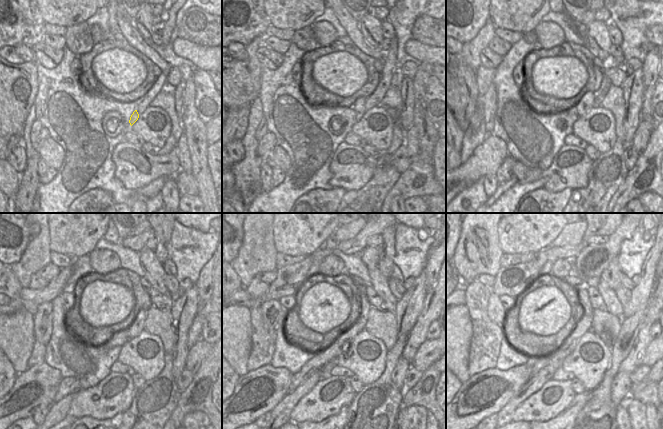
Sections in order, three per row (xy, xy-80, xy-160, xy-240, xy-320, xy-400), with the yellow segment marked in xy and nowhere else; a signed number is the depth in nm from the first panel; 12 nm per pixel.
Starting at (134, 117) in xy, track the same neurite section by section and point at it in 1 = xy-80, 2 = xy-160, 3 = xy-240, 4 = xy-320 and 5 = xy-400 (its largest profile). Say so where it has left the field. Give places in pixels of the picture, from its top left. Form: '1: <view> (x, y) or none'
1: xy-80 (359, 107)
2: xy-160 (585, 102)
3: xy-240 (137, 326)
4: xy-320 (364, 305)
5: xy-400 (583, 298)

